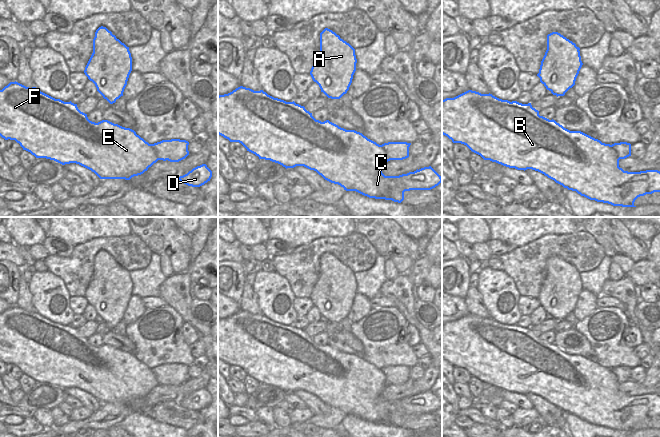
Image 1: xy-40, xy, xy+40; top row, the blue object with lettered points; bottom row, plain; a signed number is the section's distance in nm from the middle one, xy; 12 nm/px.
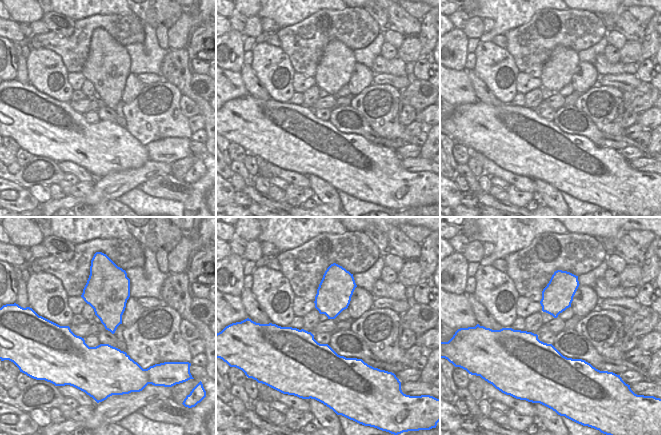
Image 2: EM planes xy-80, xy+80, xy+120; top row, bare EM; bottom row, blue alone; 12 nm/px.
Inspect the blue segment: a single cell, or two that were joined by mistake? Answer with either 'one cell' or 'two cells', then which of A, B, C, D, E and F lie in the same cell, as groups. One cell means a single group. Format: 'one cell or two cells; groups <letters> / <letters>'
one cell; groups A B C D E F

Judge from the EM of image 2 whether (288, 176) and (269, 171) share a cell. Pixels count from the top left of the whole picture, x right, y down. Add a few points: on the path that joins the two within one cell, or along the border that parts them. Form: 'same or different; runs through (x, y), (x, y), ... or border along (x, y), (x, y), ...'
same; runs through (283, 174), (274, 171)

